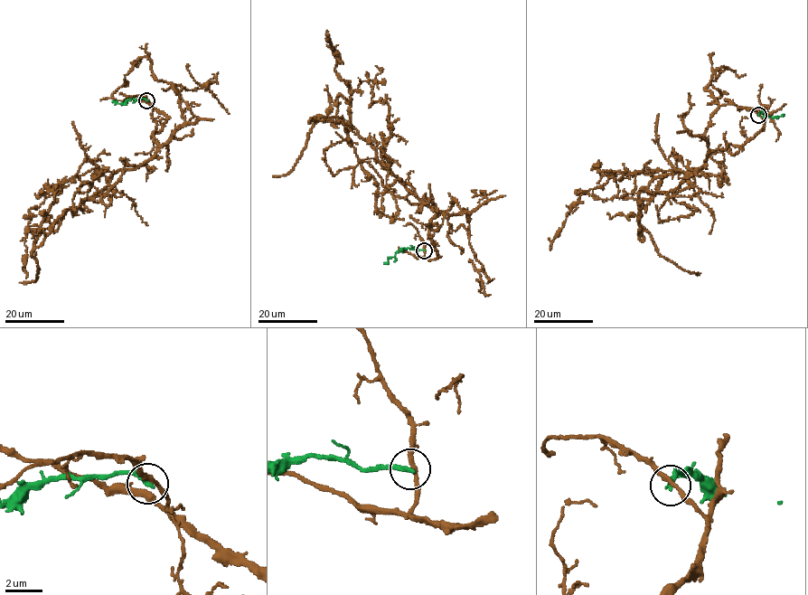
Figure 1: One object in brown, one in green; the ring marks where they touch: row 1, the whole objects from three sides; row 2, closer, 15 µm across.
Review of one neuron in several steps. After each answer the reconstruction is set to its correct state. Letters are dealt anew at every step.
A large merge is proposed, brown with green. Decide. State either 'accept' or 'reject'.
reject

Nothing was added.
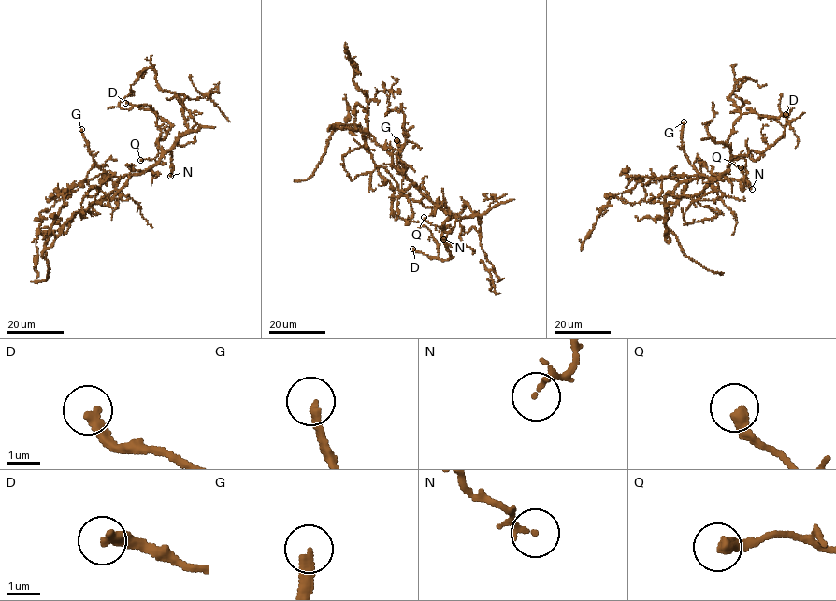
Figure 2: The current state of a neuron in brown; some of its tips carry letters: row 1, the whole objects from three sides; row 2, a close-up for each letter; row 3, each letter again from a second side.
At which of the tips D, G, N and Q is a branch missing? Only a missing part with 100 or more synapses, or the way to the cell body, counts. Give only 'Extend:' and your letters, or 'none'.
Extend: G

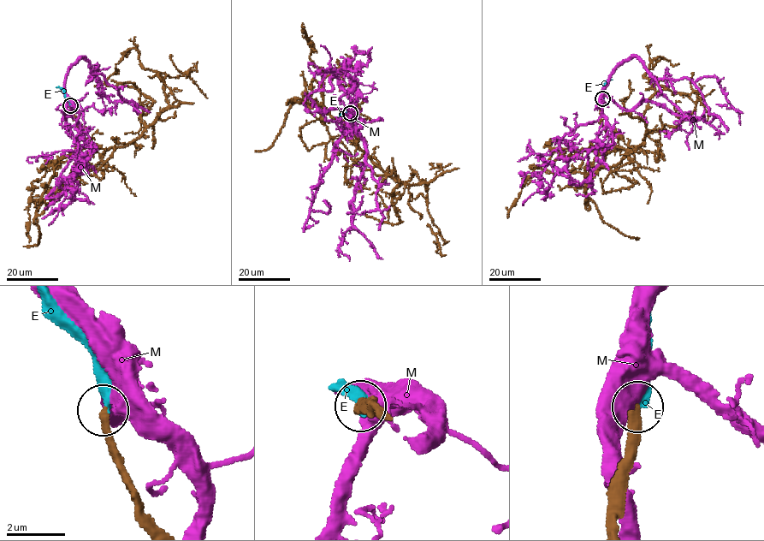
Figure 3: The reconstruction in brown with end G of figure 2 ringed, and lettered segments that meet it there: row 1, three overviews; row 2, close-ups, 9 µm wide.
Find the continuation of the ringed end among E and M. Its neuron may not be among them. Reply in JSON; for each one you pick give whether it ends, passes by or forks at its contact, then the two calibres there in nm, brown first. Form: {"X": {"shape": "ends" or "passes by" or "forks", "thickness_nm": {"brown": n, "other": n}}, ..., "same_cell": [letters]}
{"same_cell": []}

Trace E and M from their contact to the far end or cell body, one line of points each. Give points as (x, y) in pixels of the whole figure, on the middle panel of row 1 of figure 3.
E: (350, 113), (347, 111), (339, 115)
M: (351, 113), (356, 115), (349, 112), (360, 66), (335, 74), (349, 98), (346, 109), (311, 112), (304, 92)

